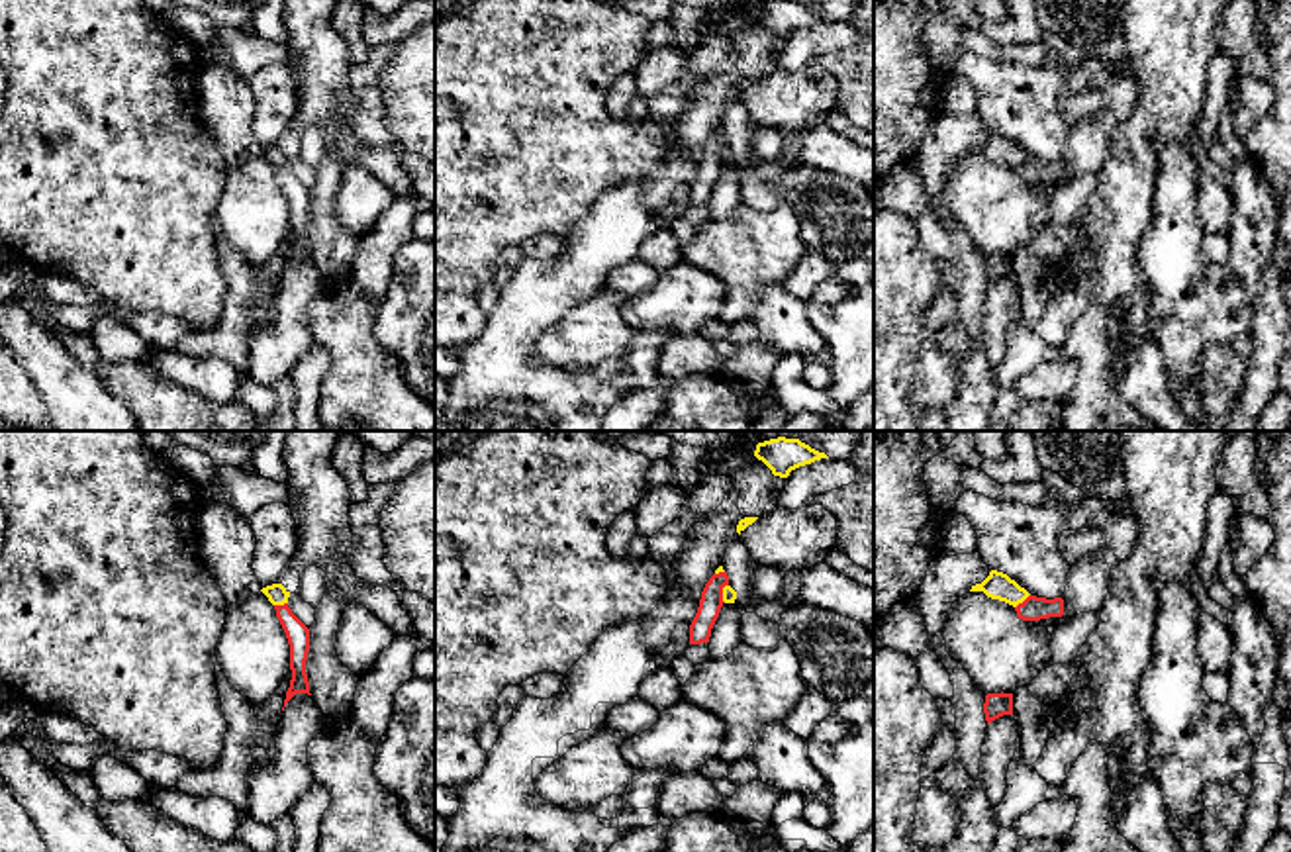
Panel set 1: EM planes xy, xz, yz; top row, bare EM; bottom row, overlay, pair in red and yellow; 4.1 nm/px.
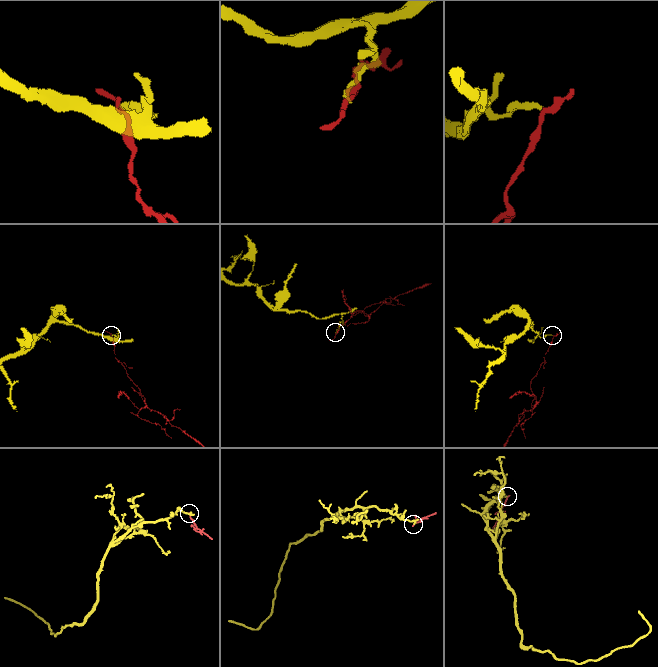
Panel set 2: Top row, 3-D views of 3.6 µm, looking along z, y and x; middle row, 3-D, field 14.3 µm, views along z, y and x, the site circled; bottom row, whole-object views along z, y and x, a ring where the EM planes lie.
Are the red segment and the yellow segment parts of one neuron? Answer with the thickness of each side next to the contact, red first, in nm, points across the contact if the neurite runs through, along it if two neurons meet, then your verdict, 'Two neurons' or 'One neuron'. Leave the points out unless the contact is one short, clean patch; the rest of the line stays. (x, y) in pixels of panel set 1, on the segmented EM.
Thickness 100 nm (red) against 110 nm. Boundary: yz (1029, 594), (1015, 608). Two neurons

